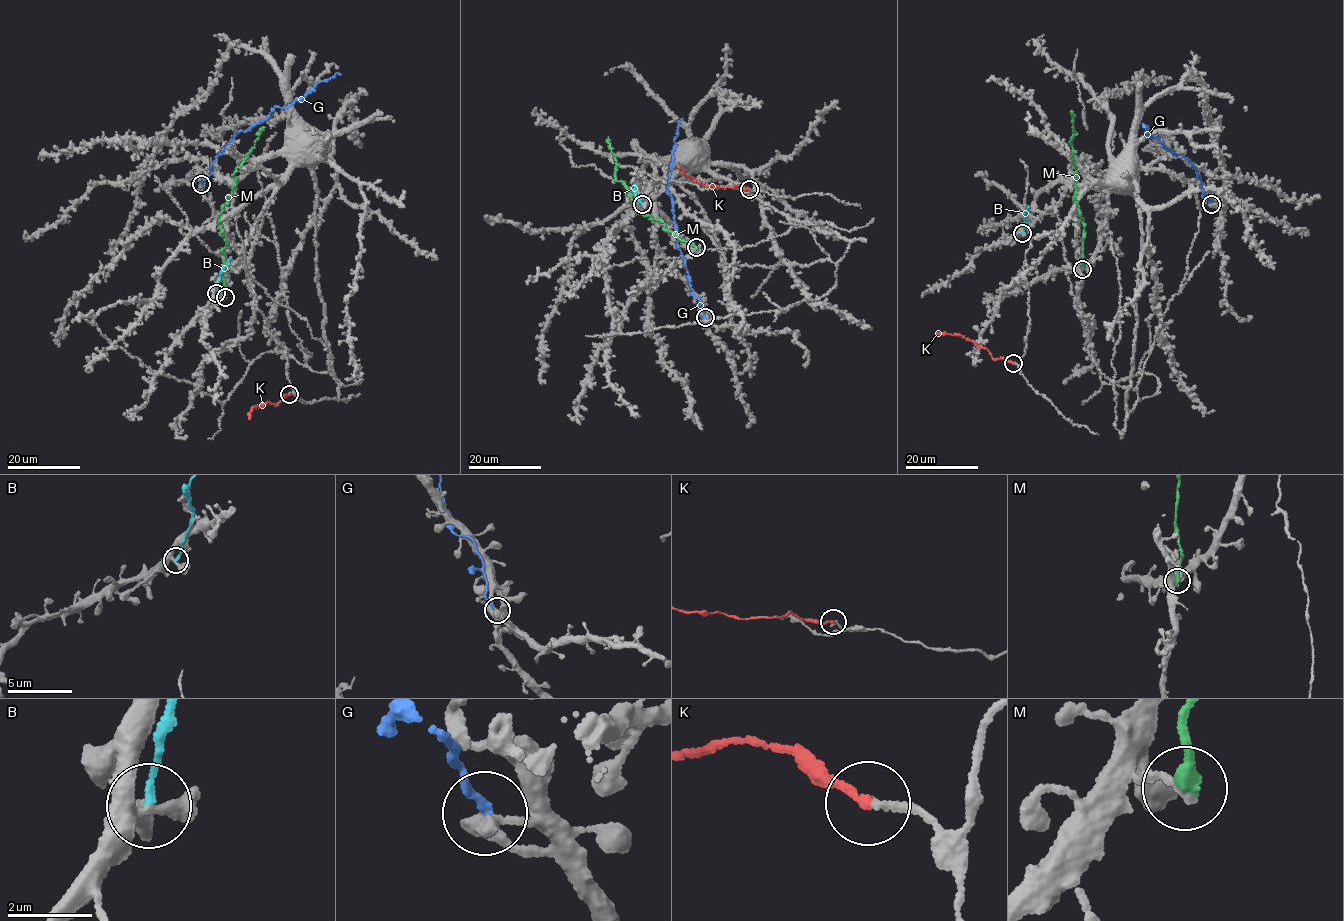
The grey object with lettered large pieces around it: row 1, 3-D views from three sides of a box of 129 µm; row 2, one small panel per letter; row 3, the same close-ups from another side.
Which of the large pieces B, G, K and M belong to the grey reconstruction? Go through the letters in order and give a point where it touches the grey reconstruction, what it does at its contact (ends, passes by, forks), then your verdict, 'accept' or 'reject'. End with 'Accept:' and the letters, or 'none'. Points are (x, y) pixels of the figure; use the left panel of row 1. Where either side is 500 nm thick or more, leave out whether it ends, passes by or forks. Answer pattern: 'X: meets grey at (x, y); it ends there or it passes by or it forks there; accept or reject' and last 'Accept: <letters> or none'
B: meets grey at (216, 293); it ends there; reject
G: meets grey at (201, 184); it ends there; reject
K: meets grey at (289, 394); it ends there; accept
M: meets grey at (225, 297); it ends there; reject
Accept: K

